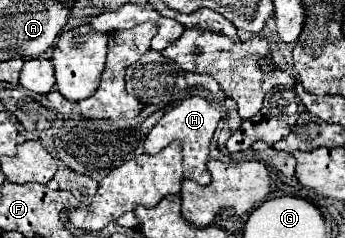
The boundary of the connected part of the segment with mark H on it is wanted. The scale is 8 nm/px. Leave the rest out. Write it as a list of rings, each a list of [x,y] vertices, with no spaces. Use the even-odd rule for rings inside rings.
[[[191,96],[183,100],[179,106],[169,110],[147,134],[145,138],[145,152],[147,154],[157,154],[165,144],[171,140],[181,140],[183,144],[183,176],[189,180],[195,180],[199,184],[209,184],[211,174],[207,170],[207,154],[209,154],[209,142],[213,138],[213,132],[217,128],[217,122],[221,118],[221,112],[213,108],[205,98],[201,96]]]

